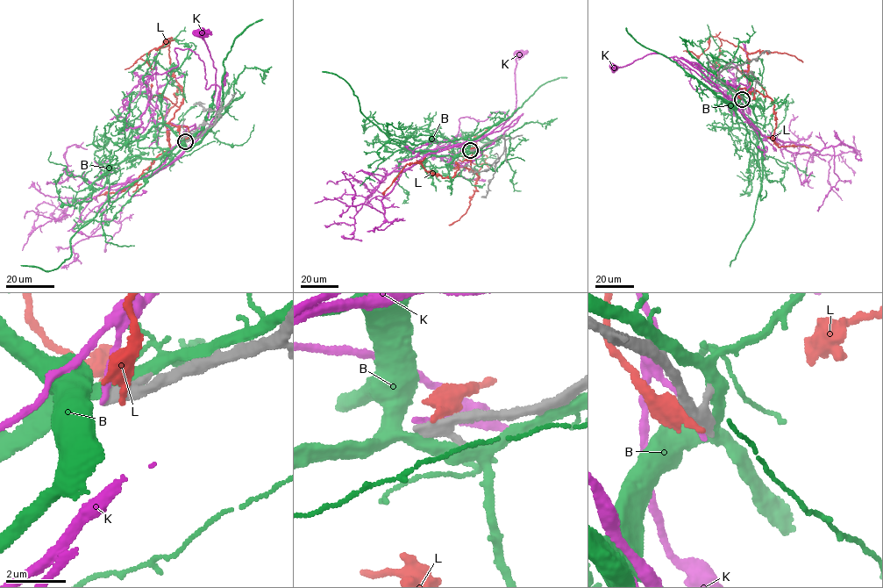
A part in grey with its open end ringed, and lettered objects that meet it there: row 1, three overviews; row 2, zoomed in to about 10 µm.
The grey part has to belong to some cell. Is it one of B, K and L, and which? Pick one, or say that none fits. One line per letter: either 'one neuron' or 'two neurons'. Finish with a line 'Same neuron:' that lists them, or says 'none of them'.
B: two neurons
K: two neurons
L: two neurons
Same neuron: none of them

